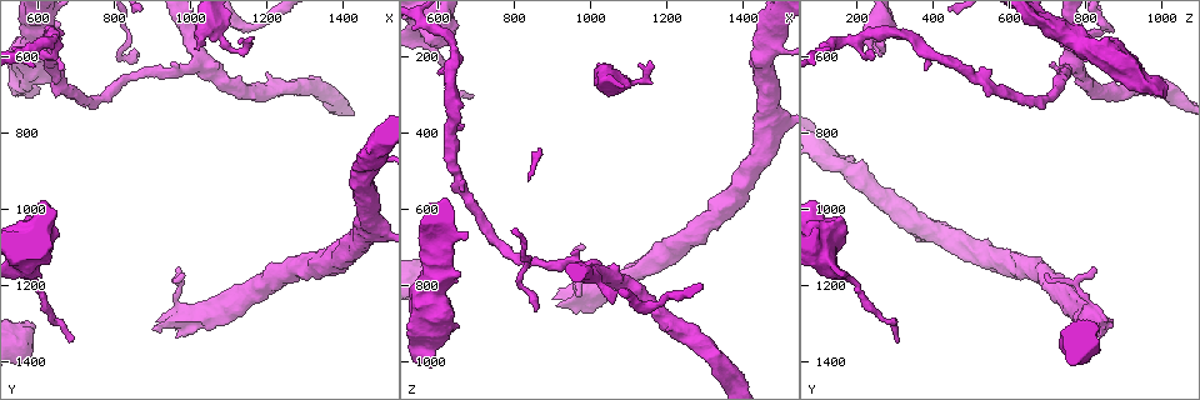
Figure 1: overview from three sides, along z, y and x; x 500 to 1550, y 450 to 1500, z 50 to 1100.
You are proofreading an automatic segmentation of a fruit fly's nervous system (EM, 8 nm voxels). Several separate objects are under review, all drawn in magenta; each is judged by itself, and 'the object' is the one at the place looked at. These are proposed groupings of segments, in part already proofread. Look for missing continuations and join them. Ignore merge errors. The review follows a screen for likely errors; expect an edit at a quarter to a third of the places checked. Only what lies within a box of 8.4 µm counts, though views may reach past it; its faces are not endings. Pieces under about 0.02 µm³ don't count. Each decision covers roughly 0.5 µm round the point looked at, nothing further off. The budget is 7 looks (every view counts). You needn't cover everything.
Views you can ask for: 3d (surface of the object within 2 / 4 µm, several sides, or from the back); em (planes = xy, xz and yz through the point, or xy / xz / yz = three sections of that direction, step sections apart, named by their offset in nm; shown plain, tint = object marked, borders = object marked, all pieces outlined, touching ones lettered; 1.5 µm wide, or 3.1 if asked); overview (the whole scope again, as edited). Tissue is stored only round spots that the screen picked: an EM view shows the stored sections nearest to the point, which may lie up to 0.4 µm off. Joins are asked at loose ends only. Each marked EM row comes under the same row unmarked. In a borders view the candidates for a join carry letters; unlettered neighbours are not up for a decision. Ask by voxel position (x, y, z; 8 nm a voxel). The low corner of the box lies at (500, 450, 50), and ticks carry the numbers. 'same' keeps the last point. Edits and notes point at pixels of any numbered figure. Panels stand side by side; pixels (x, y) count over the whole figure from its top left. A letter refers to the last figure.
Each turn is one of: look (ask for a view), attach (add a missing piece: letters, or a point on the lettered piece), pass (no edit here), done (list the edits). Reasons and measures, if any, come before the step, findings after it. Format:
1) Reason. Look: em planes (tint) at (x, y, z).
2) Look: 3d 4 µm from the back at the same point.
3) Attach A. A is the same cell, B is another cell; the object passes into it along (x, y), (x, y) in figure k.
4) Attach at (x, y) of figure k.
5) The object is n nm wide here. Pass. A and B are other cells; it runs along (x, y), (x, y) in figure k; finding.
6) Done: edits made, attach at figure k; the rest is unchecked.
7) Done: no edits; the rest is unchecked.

Stops while still wide. Look: 3d 4 µm at (975, 1305, 870).

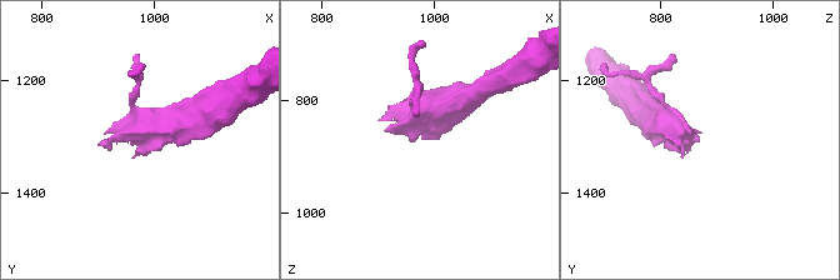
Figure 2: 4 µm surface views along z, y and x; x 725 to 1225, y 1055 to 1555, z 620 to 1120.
Look: em yz step 4 (borders) at (980, 1295, 870).

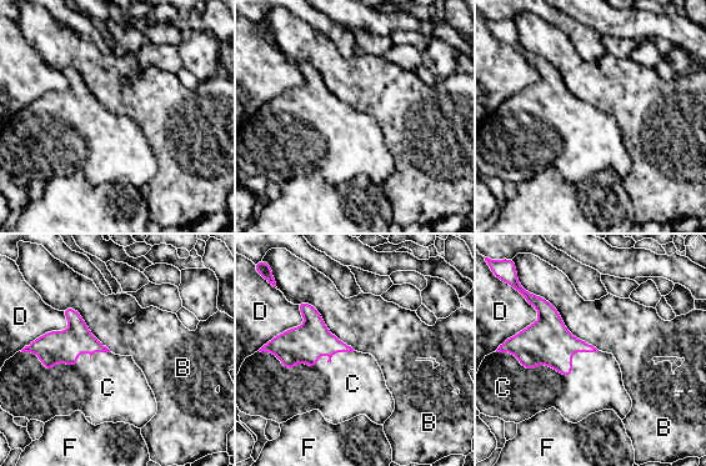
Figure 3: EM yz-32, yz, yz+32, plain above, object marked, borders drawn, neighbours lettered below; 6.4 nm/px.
The longest contact is with C, 550 nm. Attach C. C is the same cell, B, D and F are other cells; the object passes into it along (547, 341), (564, 375), (596, 384) in figure 3; the neuron continues.

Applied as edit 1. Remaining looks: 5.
Free end. Look: 3d 4 µm at (1155, 555, 210).

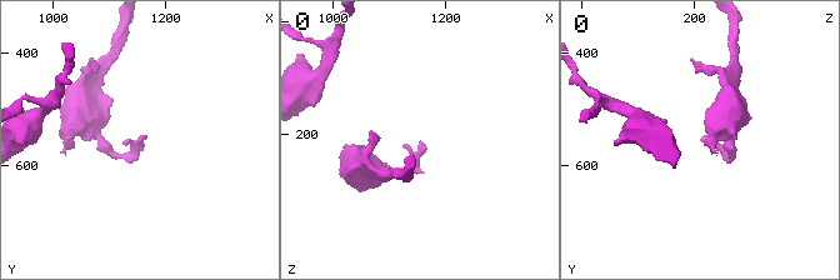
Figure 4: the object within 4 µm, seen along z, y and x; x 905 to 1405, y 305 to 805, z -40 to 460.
Look: em planes (borders) at (1155, 555, 205).

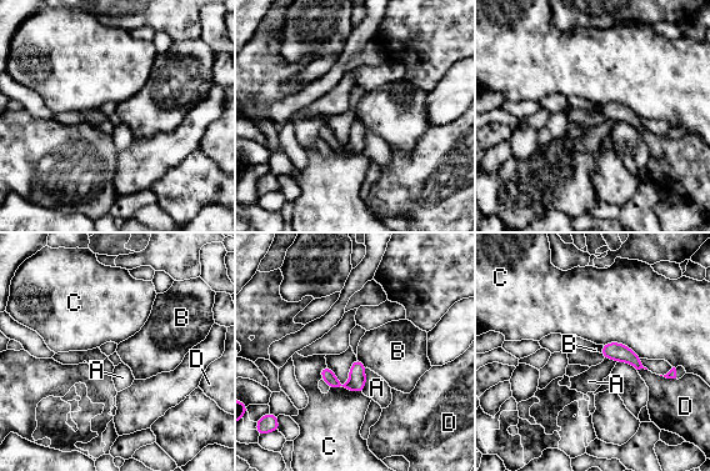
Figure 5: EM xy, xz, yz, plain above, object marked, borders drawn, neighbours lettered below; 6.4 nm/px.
The longest contact is with C, 280 nm. Pass. A, B, C and D are other cells; a border runs along (358, 357), (365, 367) in figure 5; none of them fits.

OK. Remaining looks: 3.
Look: 3d 4 µm from the back at (605, 680, 1010).

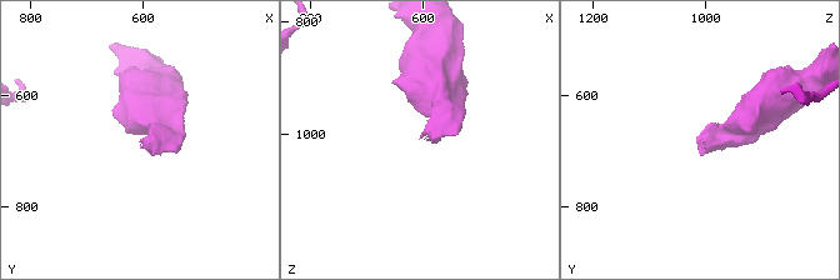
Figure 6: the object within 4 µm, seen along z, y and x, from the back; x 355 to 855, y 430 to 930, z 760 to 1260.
Look: em yz step 8 (tint) at (605, 680, 1005).

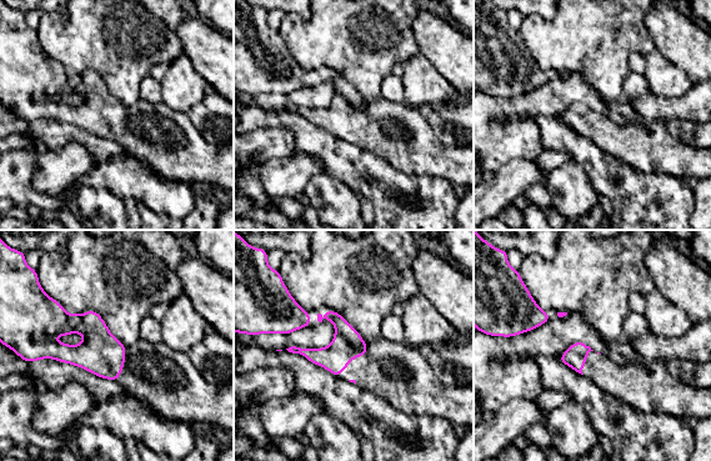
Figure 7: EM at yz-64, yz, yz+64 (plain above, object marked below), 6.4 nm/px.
Look: em planes (borders) at the same point.

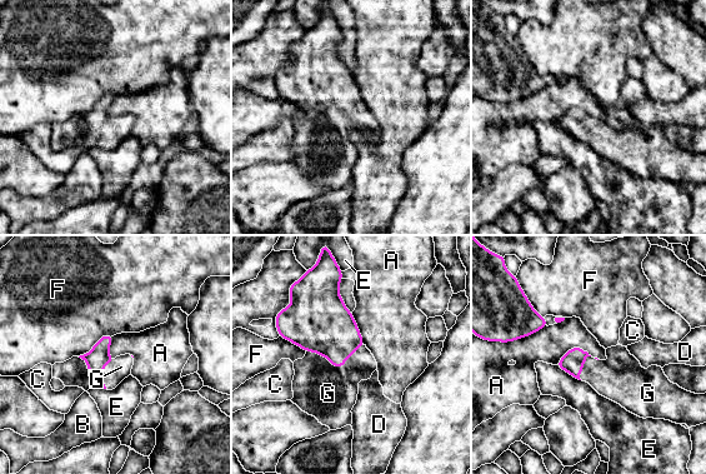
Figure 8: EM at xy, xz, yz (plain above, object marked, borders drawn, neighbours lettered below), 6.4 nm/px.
The longest contact is with G, 380 nm. Attach G. G is the same cell, A, B, C, D, E and F are other cells; the object passes into it along (329, 329), (339, 367), (328, 393) in figure 8; the neuron continues.

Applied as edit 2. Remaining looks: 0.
Done: edits made, attach at figure 3, attach at figure 8; the rest is unchecked.

